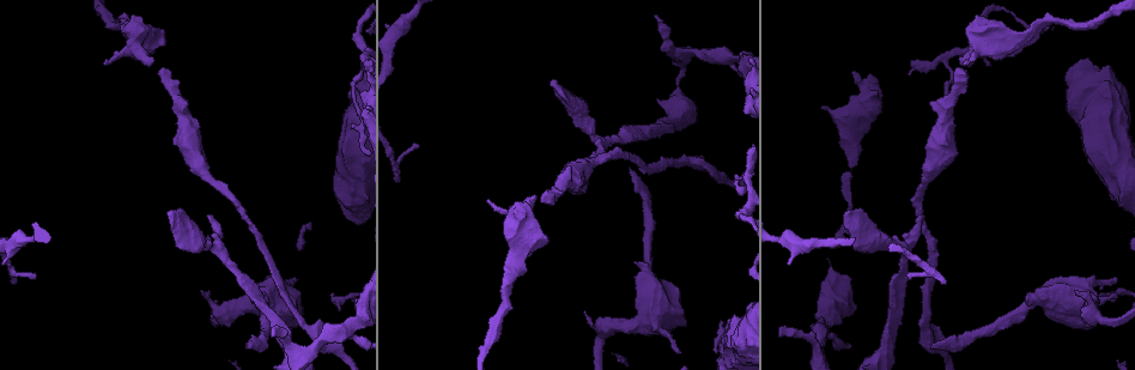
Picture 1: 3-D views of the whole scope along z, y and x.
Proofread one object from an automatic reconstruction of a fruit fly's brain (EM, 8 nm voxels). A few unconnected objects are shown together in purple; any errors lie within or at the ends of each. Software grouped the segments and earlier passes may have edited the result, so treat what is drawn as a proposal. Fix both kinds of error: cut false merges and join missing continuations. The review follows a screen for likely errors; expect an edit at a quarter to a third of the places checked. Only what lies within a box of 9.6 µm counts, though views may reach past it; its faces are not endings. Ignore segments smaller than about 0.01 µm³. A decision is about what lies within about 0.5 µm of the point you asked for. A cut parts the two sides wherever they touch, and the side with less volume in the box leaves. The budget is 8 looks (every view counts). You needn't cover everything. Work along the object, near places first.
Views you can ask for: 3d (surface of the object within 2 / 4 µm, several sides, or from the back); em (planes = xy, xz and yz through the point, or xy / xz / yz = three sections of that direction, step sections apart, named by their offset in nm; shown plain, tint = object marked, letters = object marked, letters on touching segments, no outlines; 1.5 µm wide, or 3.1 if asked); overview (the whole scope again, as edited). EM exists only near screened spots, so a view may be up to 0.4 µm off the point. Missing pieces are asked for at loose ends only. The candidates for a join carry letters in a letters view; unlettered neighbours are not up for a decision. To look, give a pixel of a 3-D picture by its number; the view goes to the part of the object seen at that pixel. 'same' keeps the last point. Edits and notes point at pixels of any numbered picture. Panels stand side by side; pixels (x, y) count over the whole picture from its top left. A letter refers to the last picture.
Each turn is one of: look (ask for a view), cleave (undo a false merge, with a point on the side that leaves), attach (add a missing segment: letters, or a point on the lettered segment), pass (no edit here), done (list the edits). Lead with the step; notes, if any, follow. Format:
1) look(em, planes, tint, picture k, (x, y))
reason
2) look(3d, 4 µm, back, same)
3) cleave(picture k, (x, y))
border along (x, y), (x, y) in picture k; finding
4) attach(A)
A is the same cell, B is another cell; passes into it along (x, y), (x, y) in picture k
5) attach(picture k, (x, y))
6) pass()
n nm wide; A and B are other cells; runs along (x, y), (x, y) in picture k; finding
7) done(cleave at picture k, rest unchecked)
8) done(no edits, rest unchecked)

look(em, planes, letters, picture 1, (629, 168))
branch stops here

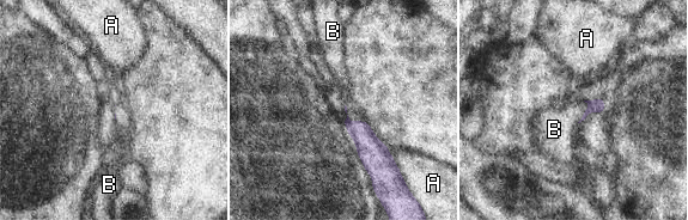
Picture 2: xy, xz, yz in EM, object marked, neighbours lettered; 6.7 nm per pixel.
attach(picture 2, (342, 80))
B is the same cell, A is another cell; the cell continues

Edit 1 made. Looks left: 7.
look(3d, 2 µm, picture 1, (909, 278))
thin end

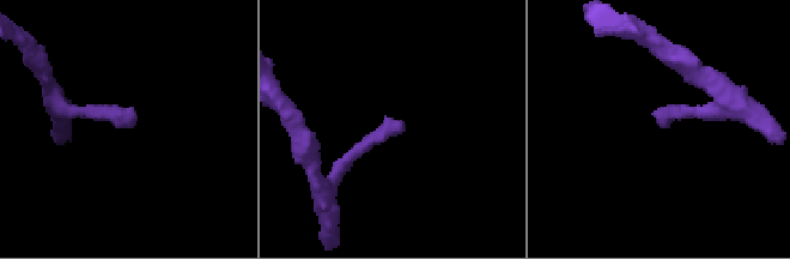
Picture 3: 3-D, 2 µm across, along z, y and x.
look(em, planes, letters, picture 3, (662, 126))

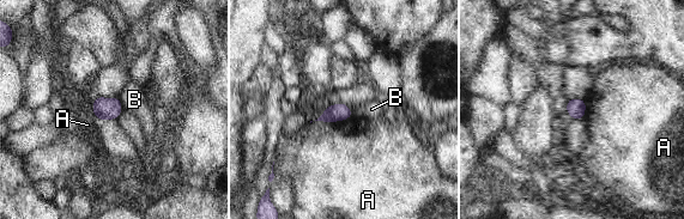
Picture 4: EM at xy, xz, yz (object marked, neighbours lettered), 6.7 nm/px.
pass()
A and B are other cells; no lettered segment goes on from it

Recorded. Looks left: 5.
look(em, planes, tint, picture 1, (339, 309))
an open end

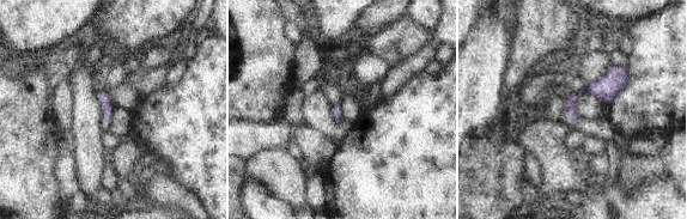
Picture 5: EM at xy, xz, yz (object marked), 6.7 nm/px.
look(em, planes, letters, same)
see the neighbours

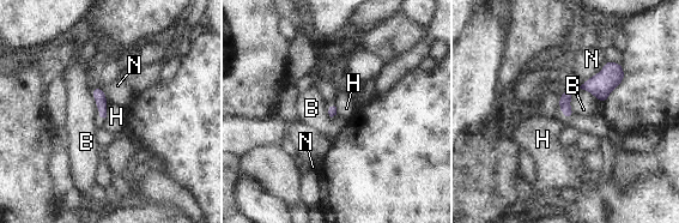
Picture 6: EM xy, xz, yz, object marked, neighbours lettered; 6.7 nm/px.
pass()
B, H and N are other cells; border along (91, 89), (97, 109) in picture 6; none of them fits

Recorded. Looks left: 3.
done(attach at picture 2, rest unchecked)

